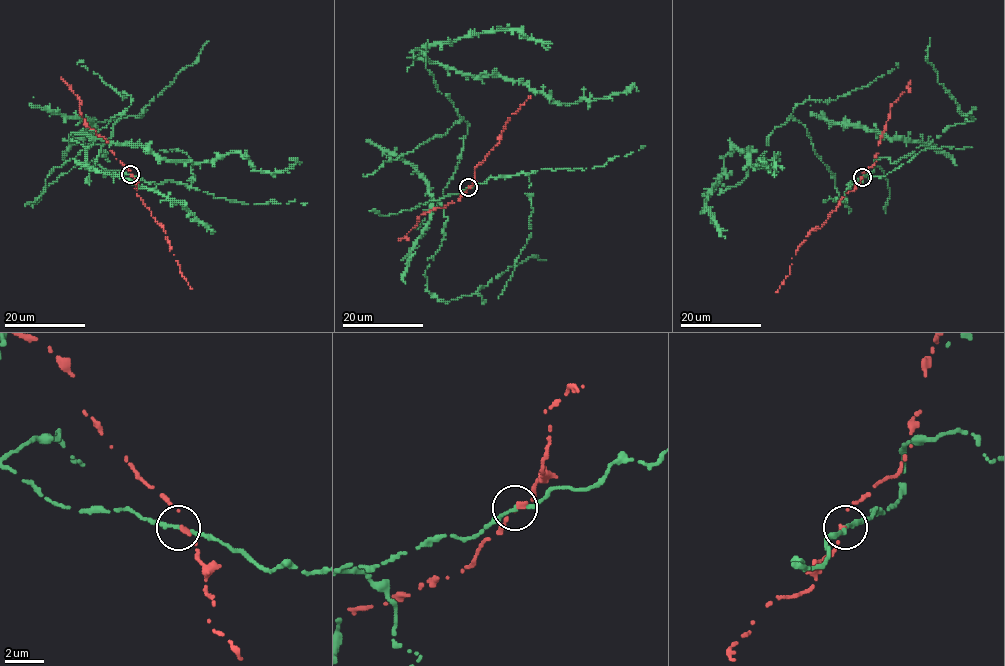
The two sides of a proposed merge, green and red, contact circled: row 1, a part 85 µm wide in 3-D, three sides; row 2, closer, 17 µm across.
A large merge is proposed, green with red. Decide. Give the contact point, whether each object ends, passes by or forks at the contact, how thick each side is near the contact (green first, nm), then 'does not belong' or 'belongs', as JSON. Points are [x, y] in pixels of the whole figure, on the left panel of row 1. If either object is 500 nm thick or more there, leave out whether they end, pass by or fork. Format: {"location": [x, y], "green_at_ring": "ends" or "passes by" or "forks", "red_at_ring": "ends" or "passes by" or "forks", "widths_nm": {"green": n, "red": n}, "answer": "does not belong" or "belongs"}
{"location": [130, 174], "green_at_ring": "passes by", "red_at_ring": "ends", "widths_nm": {"green": 190, "red": 260}, "answer": "does not belong"}

